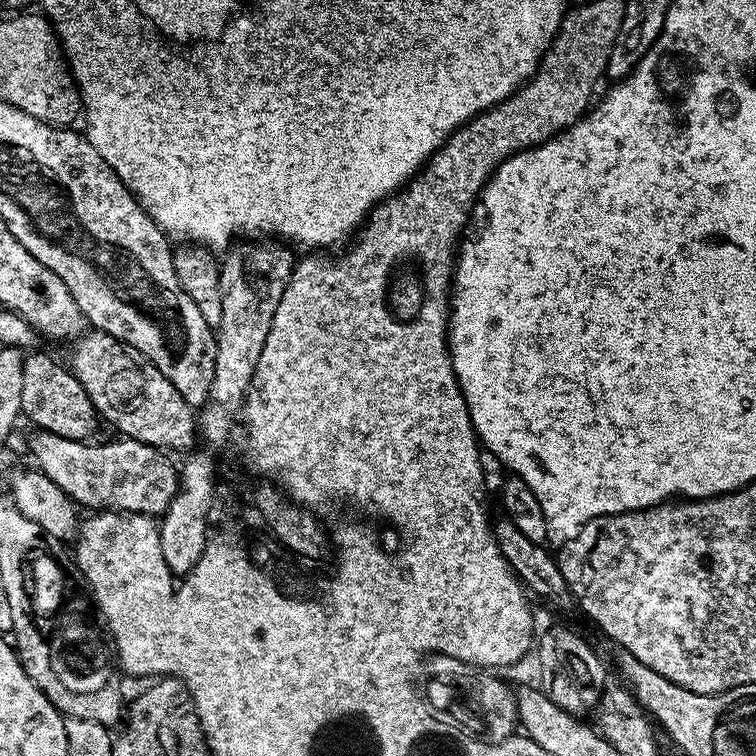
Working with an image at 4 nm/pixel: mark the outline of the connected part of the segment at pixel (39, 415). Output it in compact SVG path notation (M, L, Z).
M29 353L23 364L23 389L21 415L28 418L37 429L47 430L52 433L58 433L62 437L72 440L87 441L96 428L98 413L93 406L92 400L85 394L85 388L78 382L77 378L71 372L69 367L58 364L52 357L46 354Z

